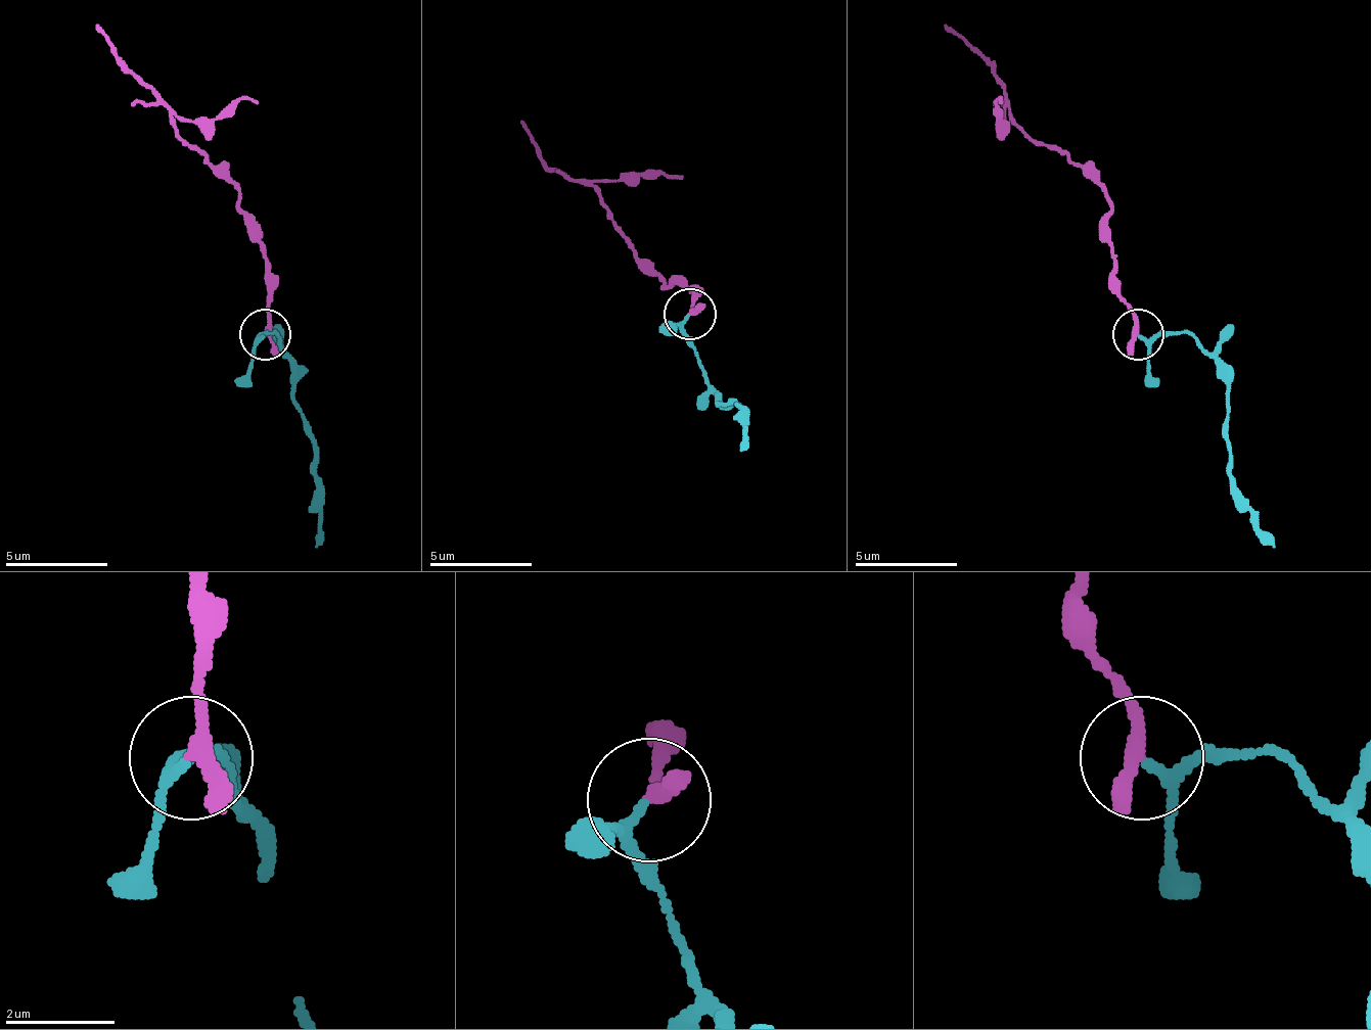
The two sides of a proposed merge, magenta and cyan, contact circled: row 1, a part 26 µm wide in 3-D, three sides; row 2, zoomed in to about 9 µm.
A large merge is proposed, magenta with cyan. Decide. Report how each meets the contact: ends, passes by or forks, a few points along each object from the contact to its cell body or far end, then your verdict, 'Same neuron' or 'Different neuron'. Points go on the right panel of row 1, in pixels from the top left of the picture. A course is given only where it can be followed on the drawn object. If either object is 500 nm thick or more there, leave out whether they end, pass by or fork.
At the ring magenta passes by. At the ring cyan passes by. Course of magenta: (1136, 333), (1136, 313), (1115, 292), (1115, 256), (1105, 194), (1013, 118), (1003, 82), (947, 26). Course of cyan: (1136, 338), (1188, 333), (1219, 369), (1229, 405), (1234, 503), (1275, 549). Different neuron

